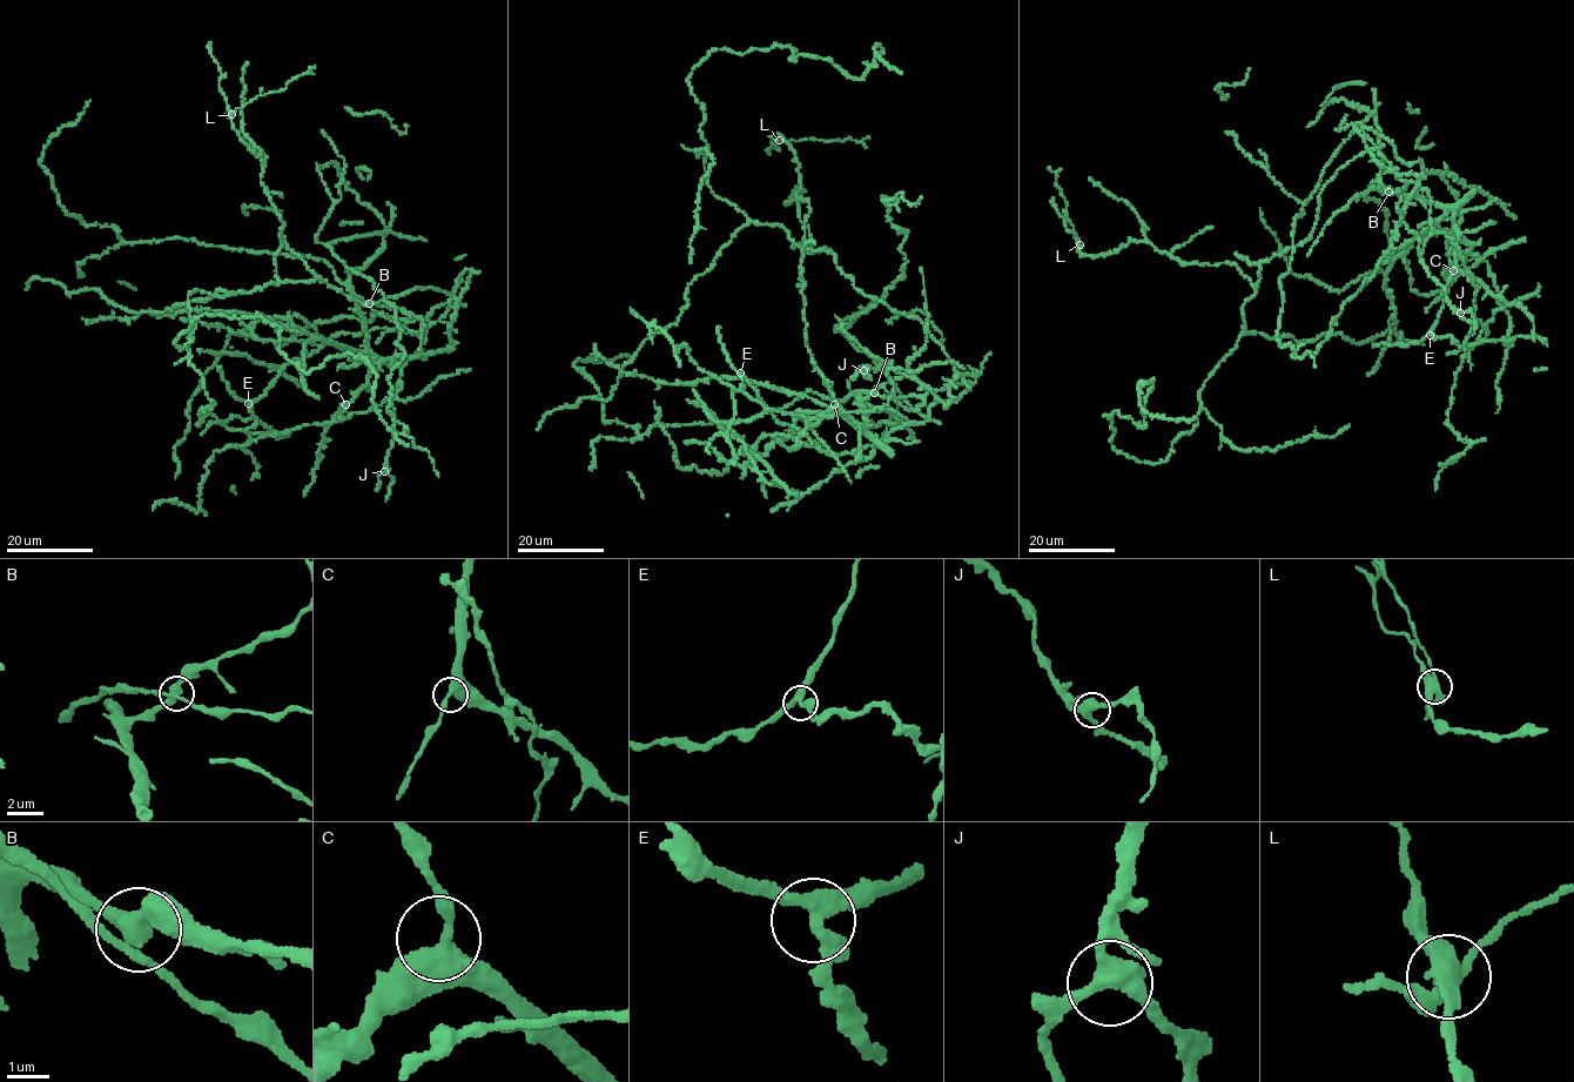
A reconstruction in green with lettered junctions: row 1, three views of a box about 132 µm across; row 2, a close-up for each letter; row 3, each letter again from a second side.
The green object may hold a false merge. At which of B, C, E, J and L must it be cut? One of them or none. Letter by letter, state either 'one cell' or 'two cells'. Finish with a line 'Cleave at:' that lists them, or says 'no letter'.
B: one cell
C: one cell
E: one cell
J: one cell
L: two cells
Cleave at: L

